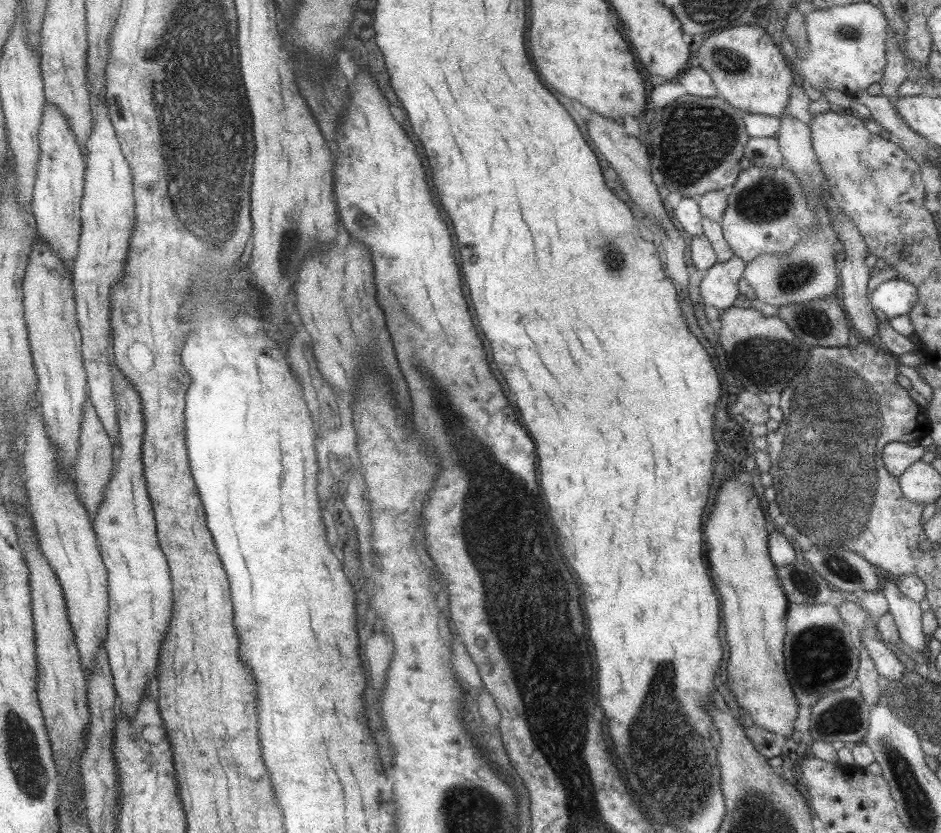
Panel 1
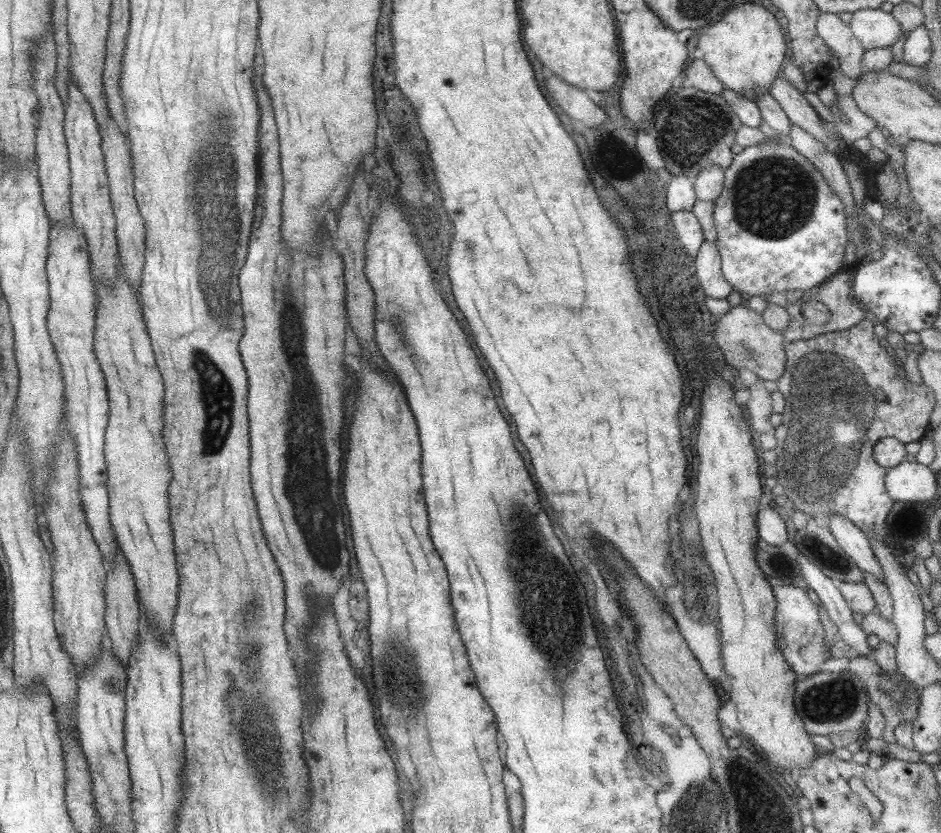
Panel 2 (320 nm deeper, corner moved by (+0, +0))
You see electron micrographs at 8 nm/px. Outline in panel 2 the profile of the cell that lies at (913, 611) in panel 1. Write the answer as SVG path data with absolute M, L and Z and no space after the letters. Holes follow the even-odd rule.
M837 513L828 516L828 530L837 545L862 570L875 576L884 584L879 563L874 559L868 538L848 518Z

